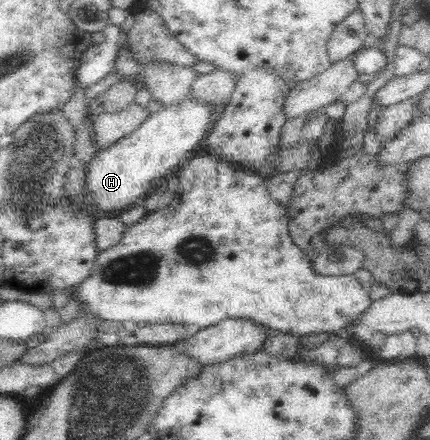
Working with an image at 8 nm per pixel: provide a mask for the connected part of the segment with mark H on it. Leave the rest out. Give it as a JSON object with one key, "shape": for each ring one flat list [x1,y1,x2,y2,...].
{"shape":[[190,94,185,101,177,105,163,106,156,111,127,137,122,137,107,149,99,153,86,165,85,191,86,203,95,210,98,216,109,211,123,209,127,205,137,205,155,182,165,181,170,172,181,167,191,155,203,145,203,139,221,112,222,106,217,103,197,101]]}

